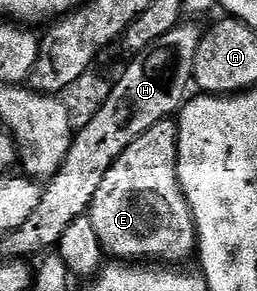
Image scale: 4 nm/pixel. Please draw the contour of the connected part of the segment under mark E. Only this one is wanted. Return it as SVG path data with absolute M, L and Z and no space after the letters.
M165 118L160 120L160 124L152 124L152 128L148 128L140 140L132 140L132 144L124 148L112 168L108 168L104 180L100 180L100 188L96 188L88 217L100 236L103 251L109 257L110 254L114 257L111 259L157 260L162 264L178 264L174 262L195 257L198 231L188 200L178 182L178 124L174 118Z

